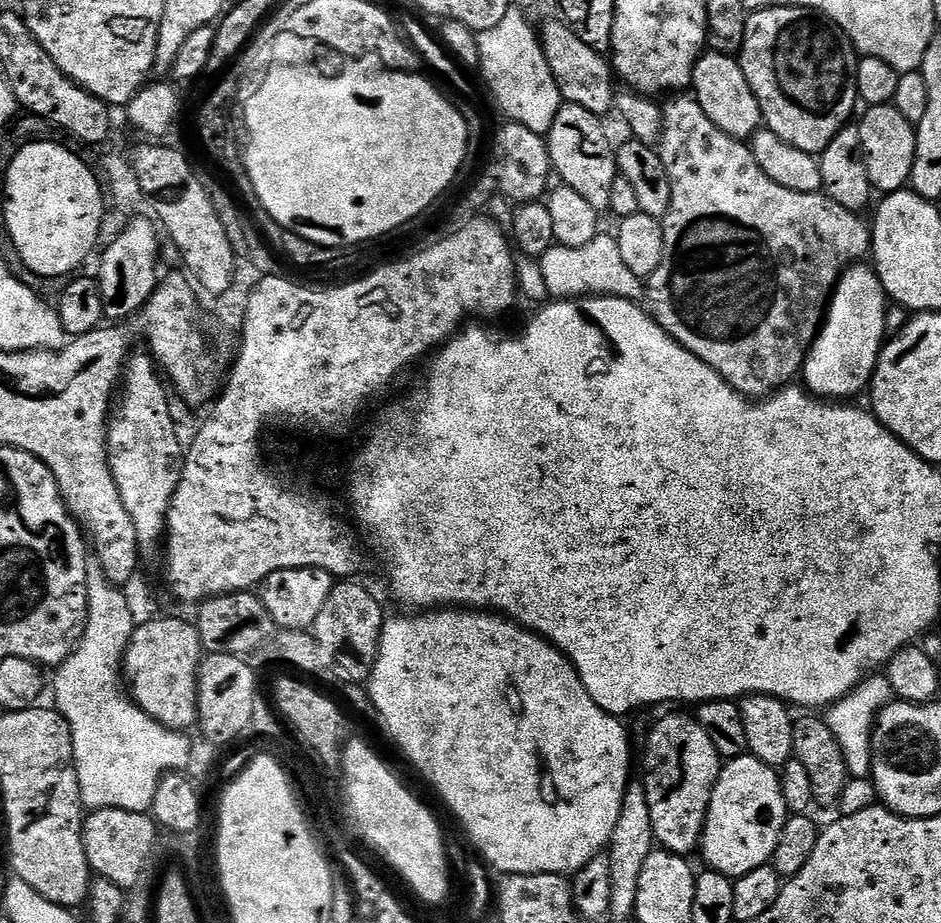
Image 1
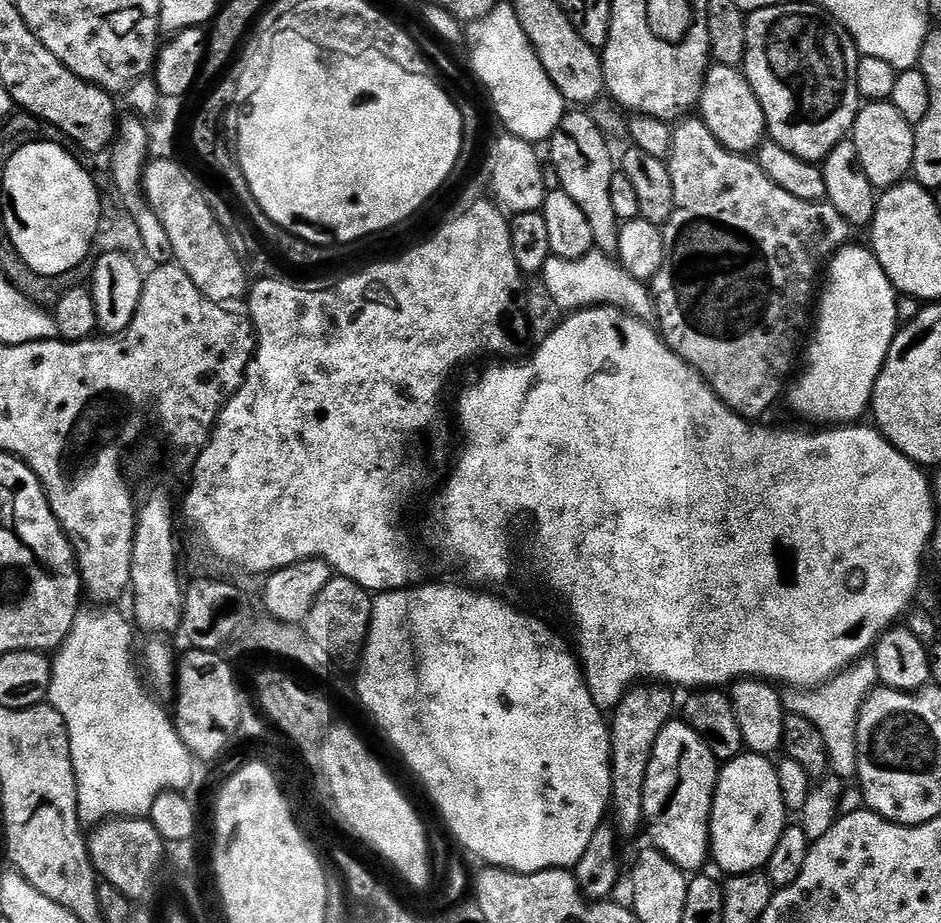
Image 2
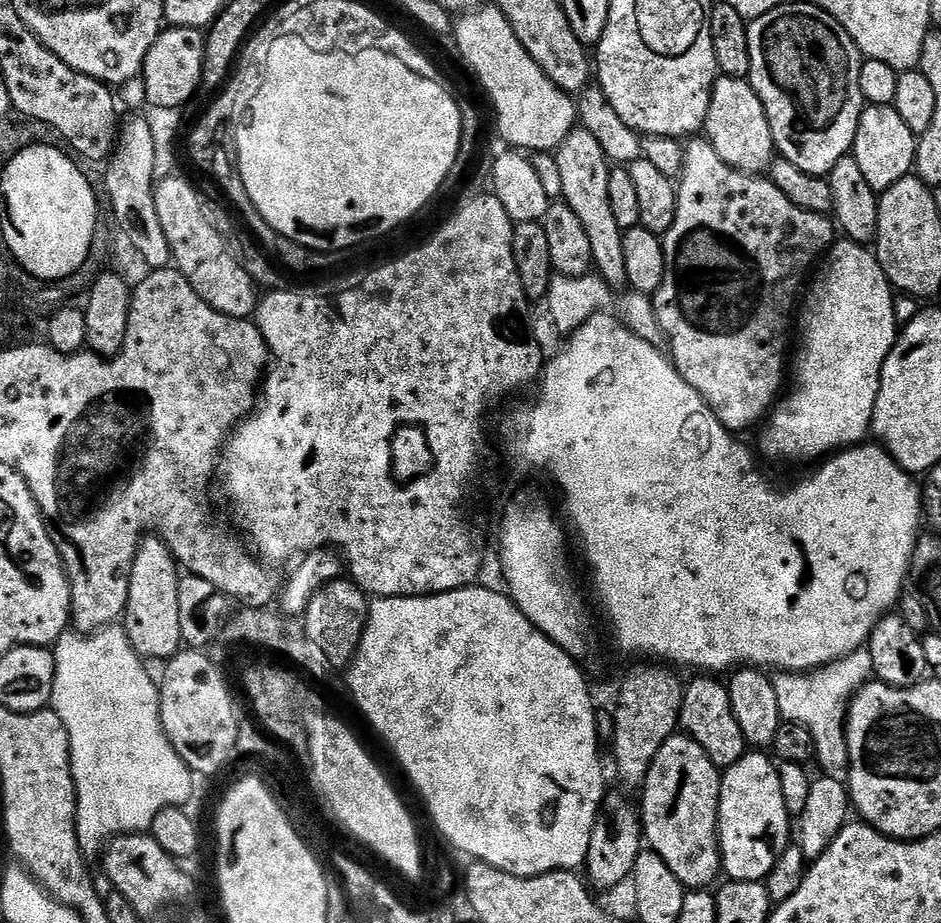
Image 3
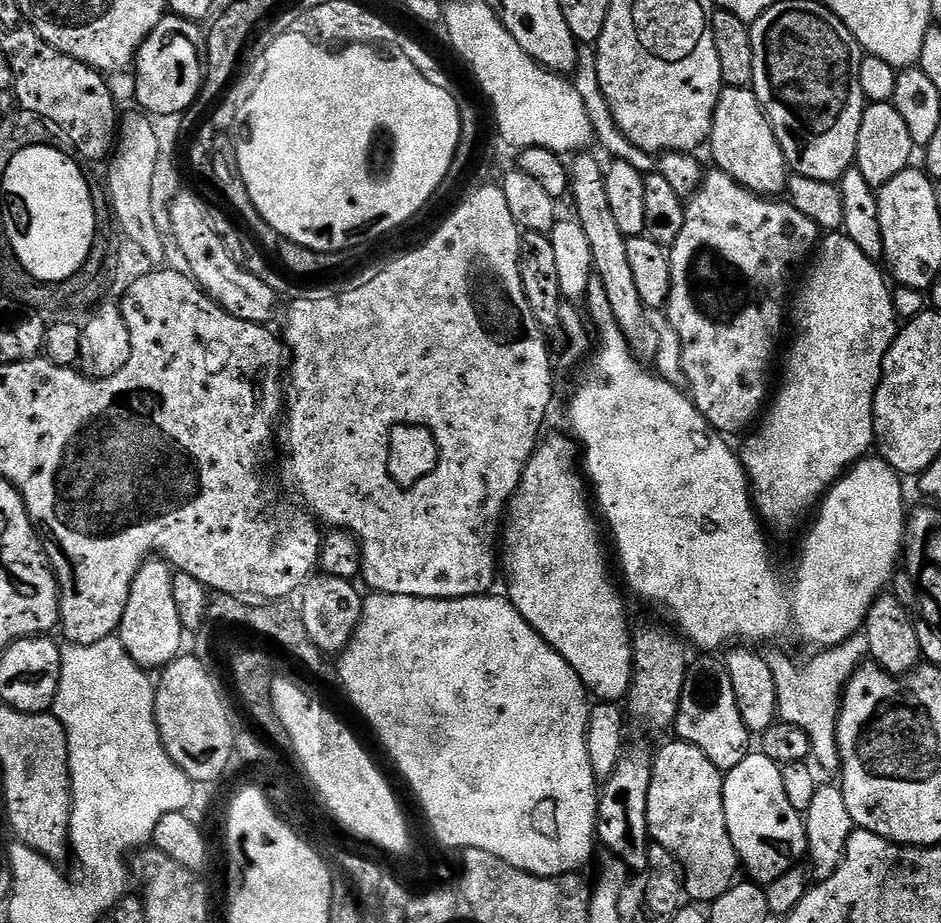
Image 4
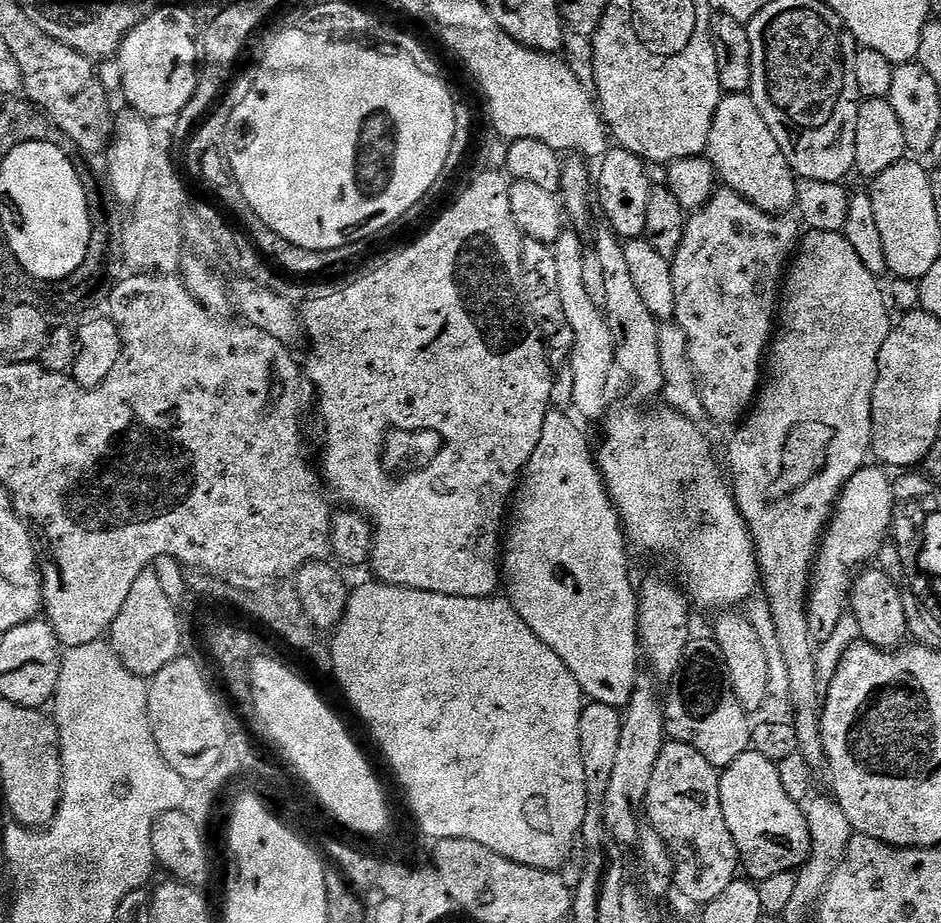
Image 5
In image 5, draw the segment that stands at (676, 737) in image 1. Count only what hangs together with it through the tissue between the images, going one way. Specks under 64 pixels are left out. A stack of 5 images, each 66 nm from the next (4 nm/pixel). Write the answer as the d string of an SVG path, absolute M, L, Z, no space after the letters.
M665 743L662 754L658 758L658 766L654 766L654 778L650 778L650 790L646 805L646 820L658 834L662 834L662 842L670 850L672 860L676 864L675 891L681 892L697 906L714 902L738 879L741 867L740 855L734 846L734 838L730 834L730 826L726 826L726 818L722 814L722 798L720 797L720 772L698 750L685 744Z

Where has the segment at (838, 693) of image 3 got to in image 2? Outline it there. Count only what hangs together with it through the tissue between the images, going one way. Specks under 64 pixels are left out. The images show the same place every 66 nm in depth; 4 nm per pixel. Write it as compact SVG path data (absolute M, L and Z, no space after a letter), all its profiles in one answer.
M863 657L856 661L851 667L839 672L835 678L829 680L827 684L821 684L819 688L811 690L792 690L784 696L784 707L793 716L801 716L814 726L818 726L818 734L822 734L822 742L826 742L828 751L828 766L833 777L843 781L853 781L857 774L857 724L862 706L868 697L879 687L880 679L875 659Z

